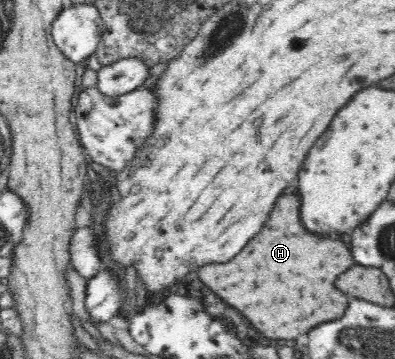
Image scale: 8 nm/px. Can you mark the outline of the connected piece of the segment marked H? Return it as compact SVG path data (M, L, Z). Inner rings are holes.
M281 195L271 211L263 231L253 237L247 247L229 263L205 265L199 269L199 279L227 305L237 309L251 325L267 339L297 339L319 323L339 319L347 307L347 297L335 289L335 279L355 265L351 251L337 239L311 235L299 219L299 199L295 195Z

